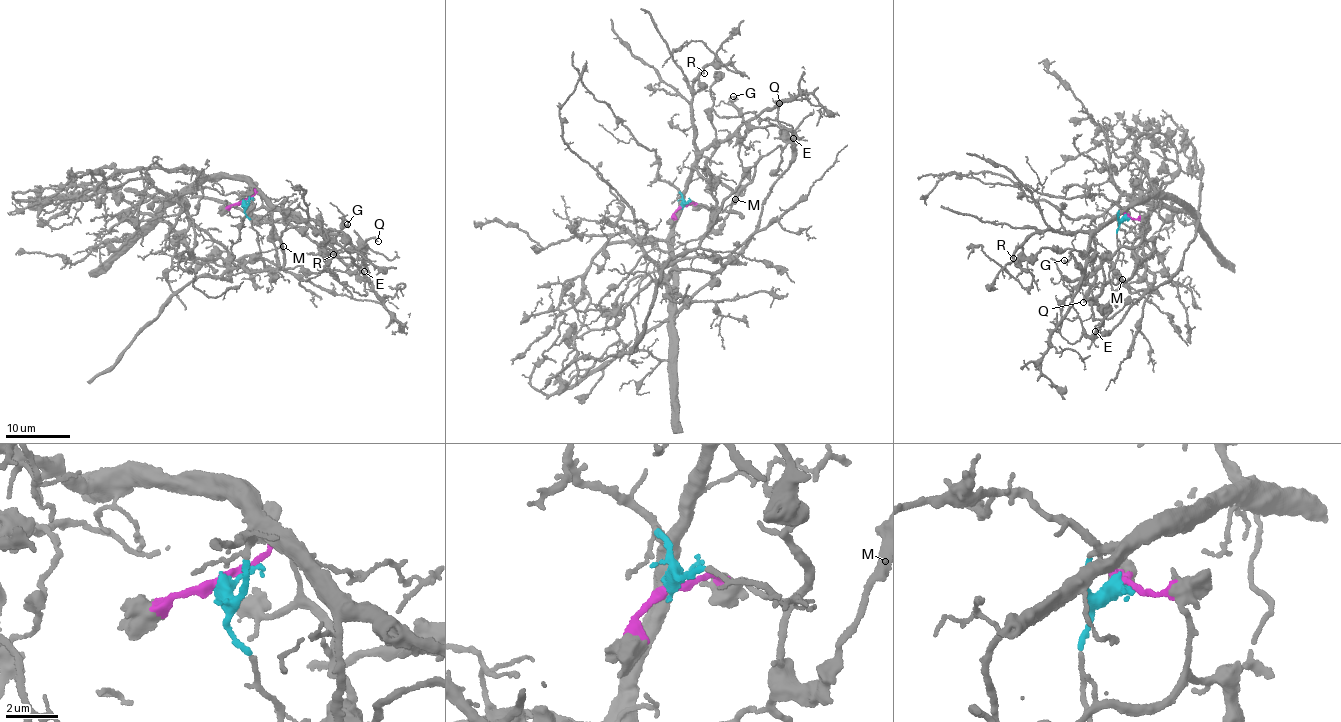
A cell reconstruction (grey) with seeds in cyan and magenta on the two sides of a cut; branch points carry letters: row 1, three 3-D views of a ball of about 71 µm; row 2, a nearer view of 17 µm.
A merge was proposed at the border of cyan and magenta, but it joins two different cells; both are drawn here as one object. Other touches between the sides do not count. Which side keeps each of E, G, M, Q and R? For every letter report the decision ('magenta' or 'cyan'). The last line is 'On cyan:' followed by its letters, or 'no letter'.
E: magenta
G: cyan
M: magenta
Q: magenta
R: cyan
On cyan: G, R

